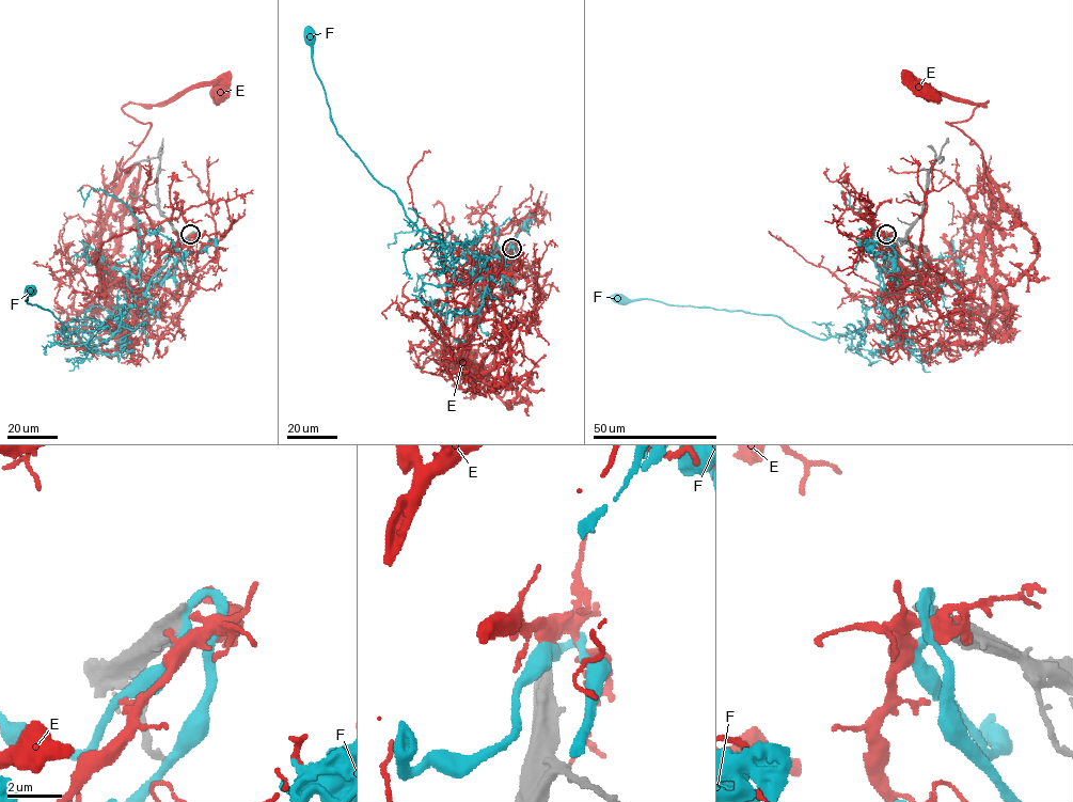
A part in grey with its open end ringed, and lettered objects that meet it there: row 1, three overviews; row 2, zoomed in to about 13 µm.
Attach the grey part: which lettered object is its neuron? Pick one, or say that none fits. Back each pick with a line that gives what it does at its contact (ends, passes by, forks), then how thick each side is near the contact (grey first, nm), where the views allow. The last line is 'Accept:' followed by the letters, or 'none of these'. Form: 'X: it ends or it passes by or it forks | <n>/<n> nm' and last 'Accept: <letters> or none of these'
Accept: none of these

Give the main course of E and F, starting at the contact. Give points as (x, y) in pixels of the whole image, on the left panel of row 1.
E: (190, 235), (146, 273), (103, 281), (107, 208), (152, 125), (123, 107), (220, 94)
F: (191, 234), (182, 246), (173, 242), (136, 303), (93, 331), (64, 335), (50, 311), (27, 303), (30, 291)

